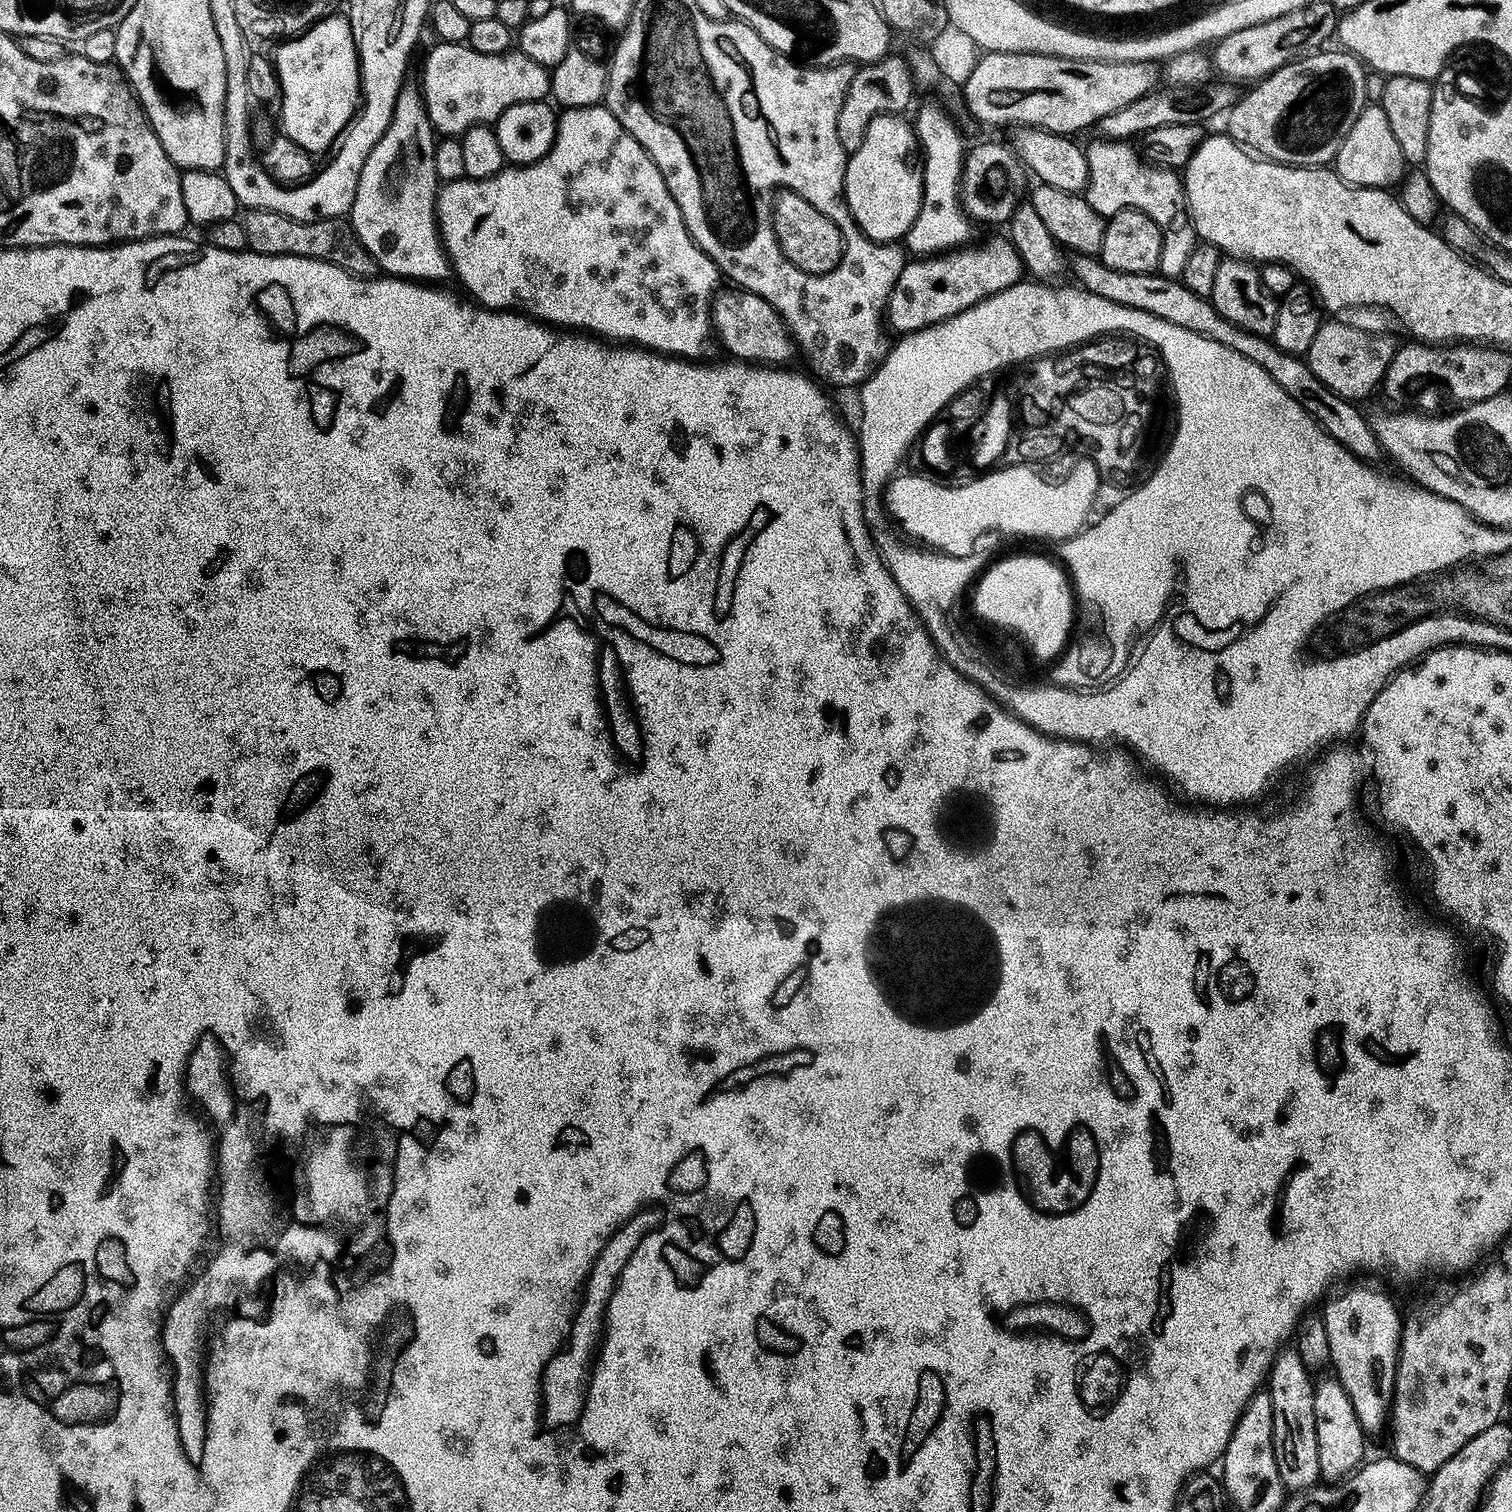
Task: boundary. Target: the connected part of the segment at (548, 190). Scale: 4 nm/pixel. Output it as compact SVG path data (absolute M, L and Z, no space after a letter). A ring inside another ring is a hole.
M603 103L585 108L566 108L556 121L556 137L552 149L538 162L523 166L505 166L483 181L484 204L480 196L472 192L464 196L452 208L452 232L444 232L443 243L451 252L450 268L464 283L471 299L477 305L489 310L511 310L533 320L539 320L560 330L579 330L603 338L608 342L619 342L624 346L639 346L650 352L658 352L677 358L696 358L704 348L712 330L711 302L718 291L716 283L722 280L722 273L716 263L704 253L703 247L692 241L684 216L674 192L666 186L656 161L651 160L646 149L632 137L614 118L614 114Z

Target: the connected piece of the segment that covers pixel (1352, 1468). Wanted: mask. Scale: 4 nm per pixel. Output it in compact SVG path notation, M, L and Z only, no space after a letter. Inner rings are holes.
M1328 1375L1320 1378L1325 1380L1317 1379L1314 1384L1314 1422L1318 1430L1318 1466L1321 1477L1325 1481L1335 1482L1351 1476L1365 1463L1366 1433L1362 1422L1358 1422L1358 1414L1354 1412L1354 1402L1350 1402L1350 1394L1346 1394L1340 1379L1335 1375Z

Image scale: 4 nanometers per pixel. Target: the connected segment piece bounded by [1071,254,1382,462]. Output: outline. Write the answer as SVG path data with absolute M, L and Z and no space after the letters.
M1076 254L1071 257L1072 272L1076 275L1075 283L1081 289L1098 298L1106 298L1106 302L1114 302L1118 306L1126 306L1134 310L1142 310L1146 314L1154 314L1166 322L1174 322L1174 326L1182 326L1182 330L1190 330L1194 334L1202 334L1202 338L1210 338L1210 342L1218 342L1238 354L1242 358L1250 358L1254 366L1262 366L1302 410L1306 410L1316 419L1316 423L1324 429L1330 438L1334 438L1342 446L1354 453L1359 460L1376 462L1382 456L1382 449L1372 432L1369 417L1359 412L1353 401L1342 398L1330 390L1310 370L1307 359L1301 358L1295 352L1287 352L1279 348L1275 342L1266 336L1259 336L1218 314L1207 295L1199 296L1192 288L1180 284L1179 279L1162 276L1159 271L1143 272L1142 274L1126 274L1126 270L1114 270L1106 266L1095 255Z

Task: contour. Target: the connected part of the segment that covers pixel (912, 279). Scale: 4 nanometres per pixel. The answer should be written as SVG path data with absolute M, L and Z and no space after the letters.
M996 236L993 240L984 240L981 244L975 244L961 246L943 254L933 254L927 258L909 259L905 263L904 269L898 274L892 292L888 296L887 327L891 331L893 328L894 331L900 332L896 334L920 332L923 328L931 326L931 324L940 324L944 320L949 320L951 316L964 312L980 300L987 300L988 297L1021 283L1022 276L1020 276L1020 272L1022 274L1025 271L1025 265L1010 239L1004 236L1003 238Z

